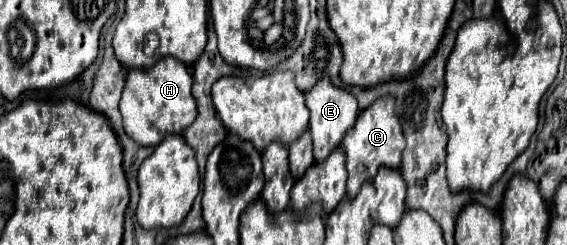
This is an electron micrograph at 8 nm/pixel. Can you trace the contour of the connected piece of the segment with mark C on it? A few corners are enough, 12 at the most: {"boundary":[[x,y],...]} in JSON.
{"boundary":[[390,95],[360,113],[342,145],[348,197],[406,147]]}

